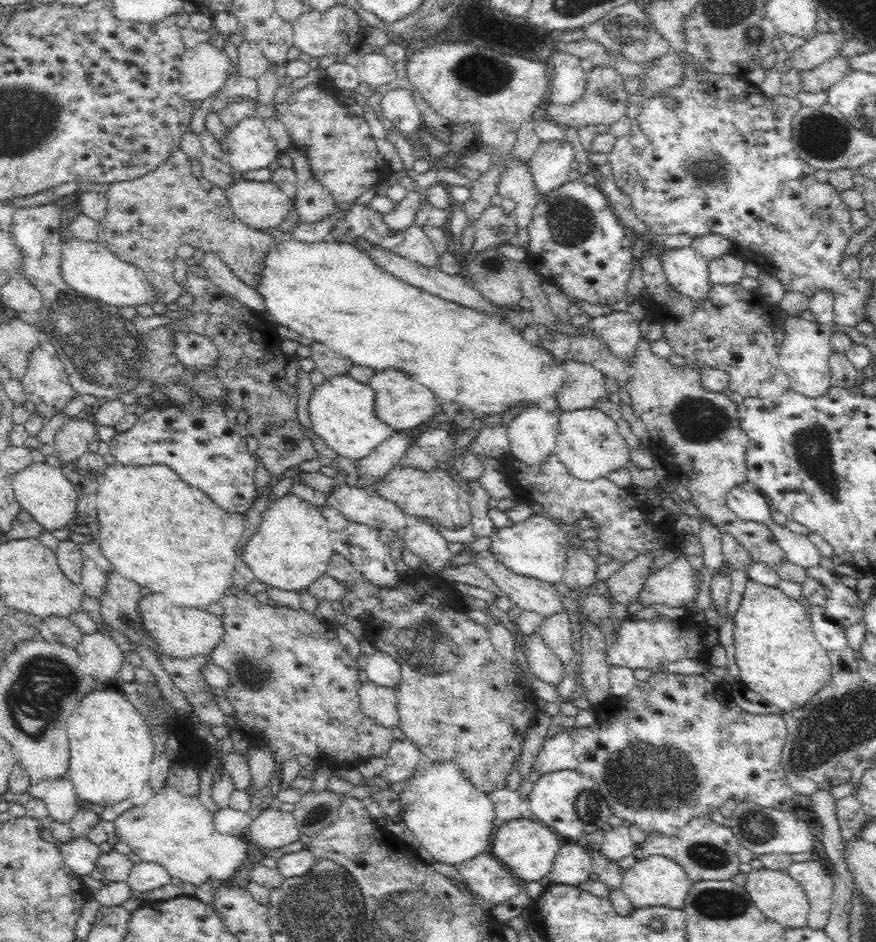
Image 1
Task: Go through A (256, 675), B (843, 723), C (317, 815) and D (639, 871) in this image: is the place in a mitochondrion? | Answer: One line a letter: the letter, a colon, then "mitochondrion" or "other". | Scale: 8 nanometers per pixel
A: mitochondrion
B: mitochondrion
C: mitochondrion
D: other

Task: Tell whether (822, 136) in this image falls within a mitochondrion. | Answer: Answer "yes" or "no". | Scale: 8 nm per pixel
yes

